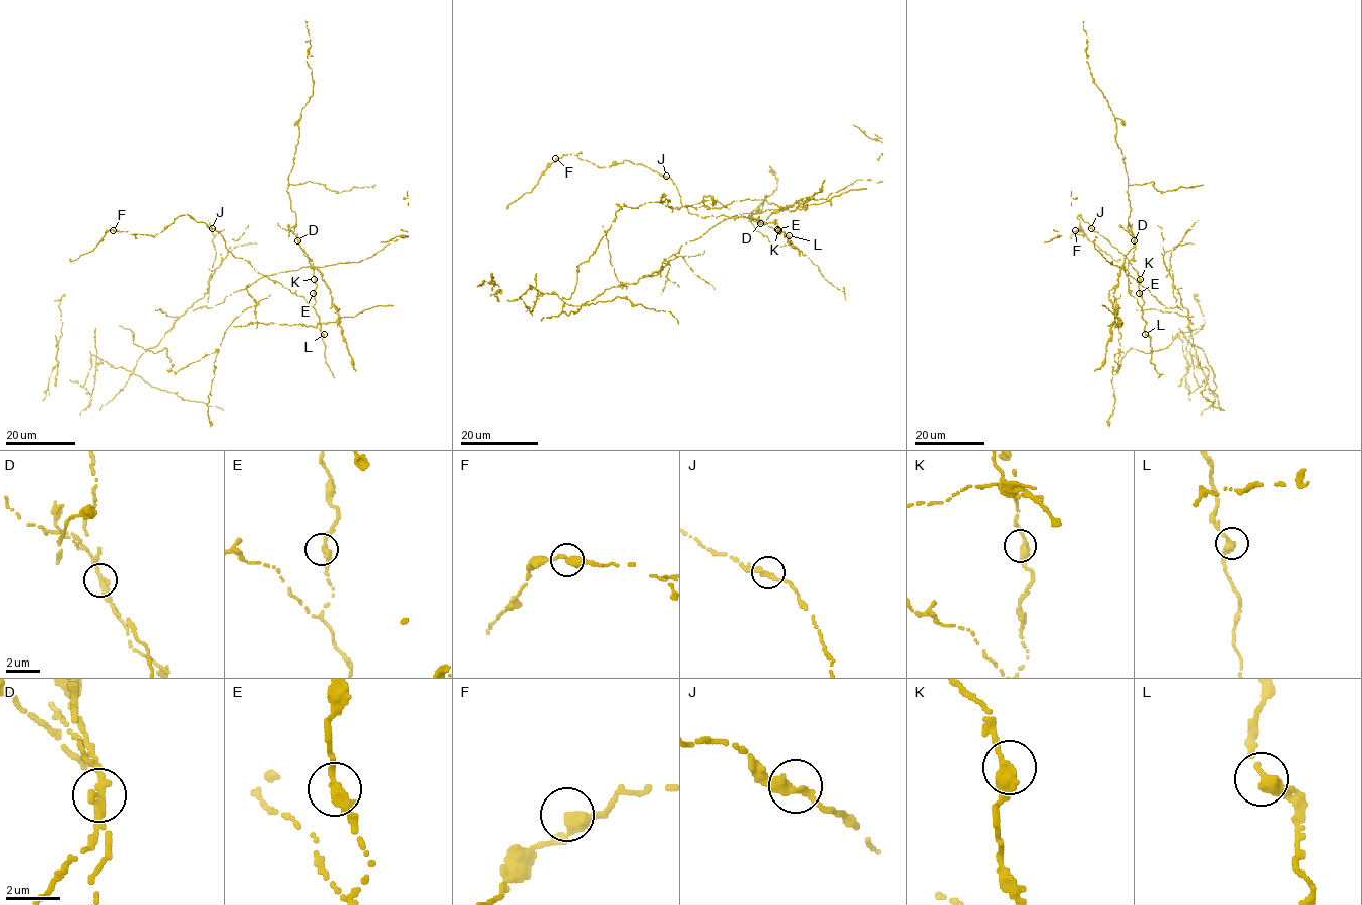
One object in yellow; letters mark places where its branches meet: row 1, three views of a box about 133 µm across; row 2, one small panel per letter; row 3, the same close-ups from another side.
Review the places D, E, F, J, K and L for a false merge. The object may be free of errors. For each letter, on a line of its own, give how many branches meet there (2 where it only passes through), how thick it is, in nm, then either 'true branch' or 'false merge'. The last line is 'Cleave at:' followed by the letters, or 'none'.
D: branches 2; calibre 340 nm; false merge
E: branches 2; calibre 340 nm; true branch
F: branches 2; calibre 340 nm; true branch
J: branches 2; calibre 360 nm; true branch
K: branches 2; calibre 380 nm; true branch
L: branches 2; calibre 360 nm; true branch
Cleave at: D

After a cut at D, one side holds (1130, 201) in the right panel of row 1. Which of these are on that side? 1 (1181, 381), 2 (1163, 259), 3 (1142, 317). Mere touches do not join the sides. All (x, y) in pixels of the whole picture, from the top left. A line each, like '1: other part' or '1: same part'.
1: other part
2: other part
3: same part

